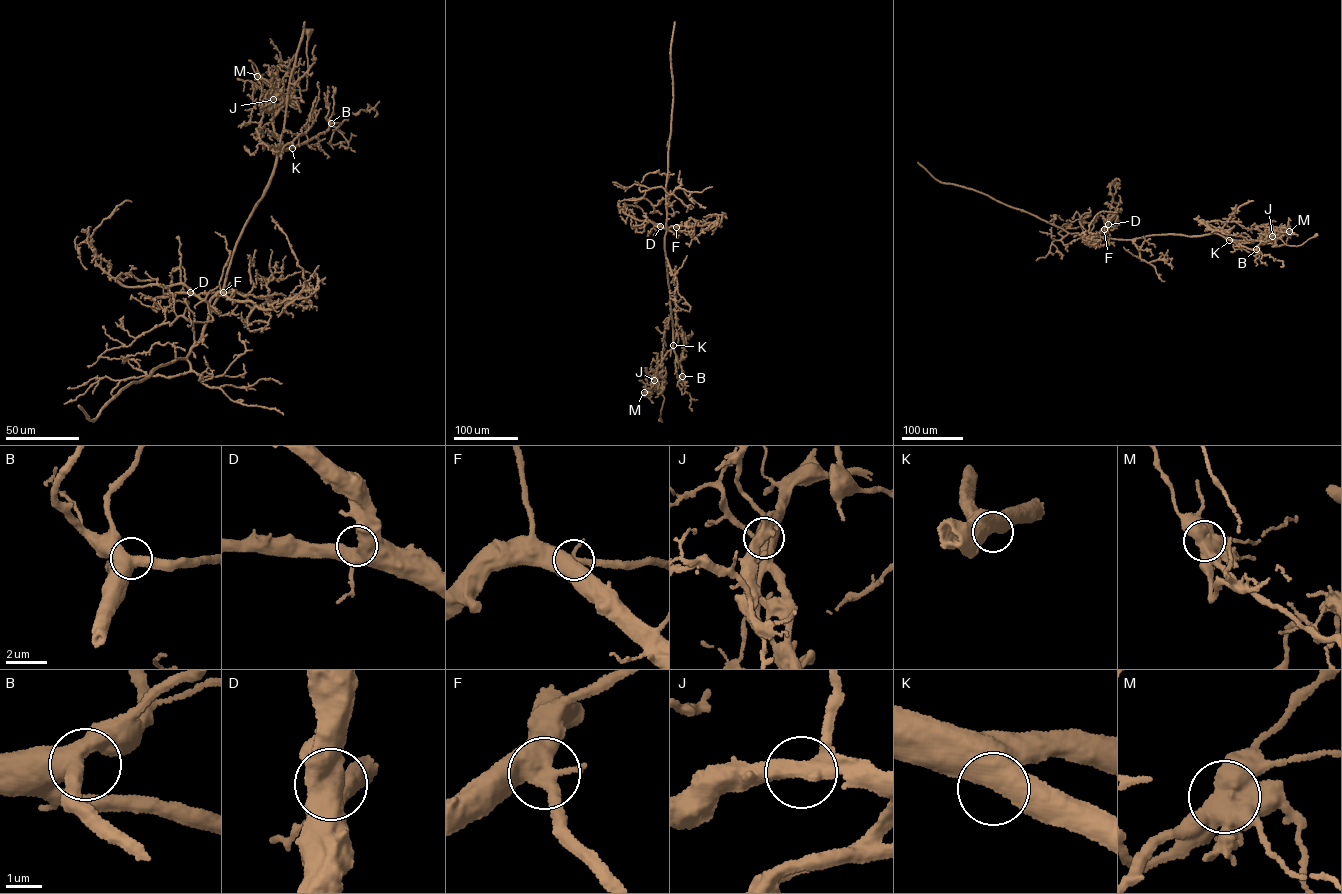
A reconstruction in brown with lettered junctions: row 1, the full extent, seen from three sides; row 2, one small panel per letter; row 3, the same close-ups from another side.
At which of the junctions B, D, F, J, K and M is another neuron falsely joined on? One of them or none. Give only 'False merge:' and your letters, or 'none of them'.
False merge: M

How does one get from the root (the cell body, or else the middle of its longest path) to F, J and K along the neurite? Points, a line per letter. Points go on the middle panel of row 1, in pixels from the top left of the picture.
F: (659, 420), (664, 398), (654, 379), (673, 341), (664, 236), (669, 227), (676, 227)
J: (659, 420), (664, 398), (654, 380)
K: (659, 420), (664, 398), (654, 379), (658, 366), (673, 345)

